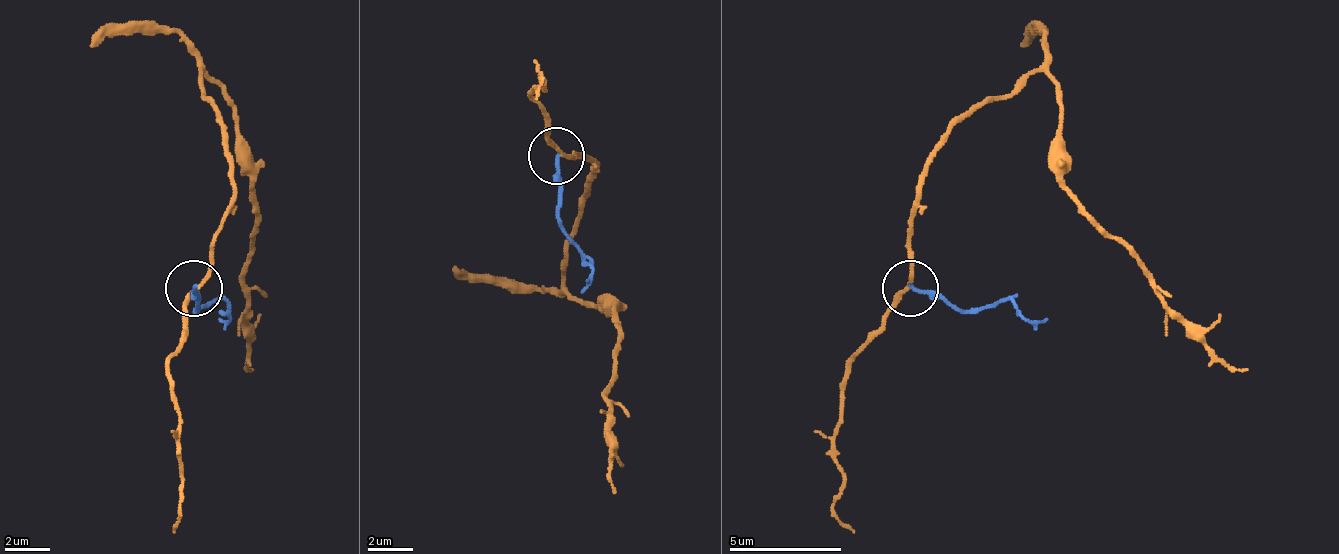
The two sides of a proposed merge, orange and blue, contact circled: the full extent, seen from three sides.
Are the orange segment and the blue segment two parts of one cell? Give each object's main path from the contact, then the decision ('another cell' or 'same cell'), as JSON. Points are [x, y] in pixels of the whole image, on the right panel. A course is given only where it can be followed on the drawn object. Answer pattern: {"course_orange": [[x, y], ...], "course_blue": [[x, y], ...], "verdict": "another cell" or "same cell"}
{"course_orange": [[909, 289], [926, 160], [954, 126], [1044, 70], [1061, 109], [1061, 188], [1218, 357], [1246, 368]], "course_blue": [[909, 289], [982, 312], [1010, 300], [1027, 323], [1049, 317]], "verdict": "another cell"}

